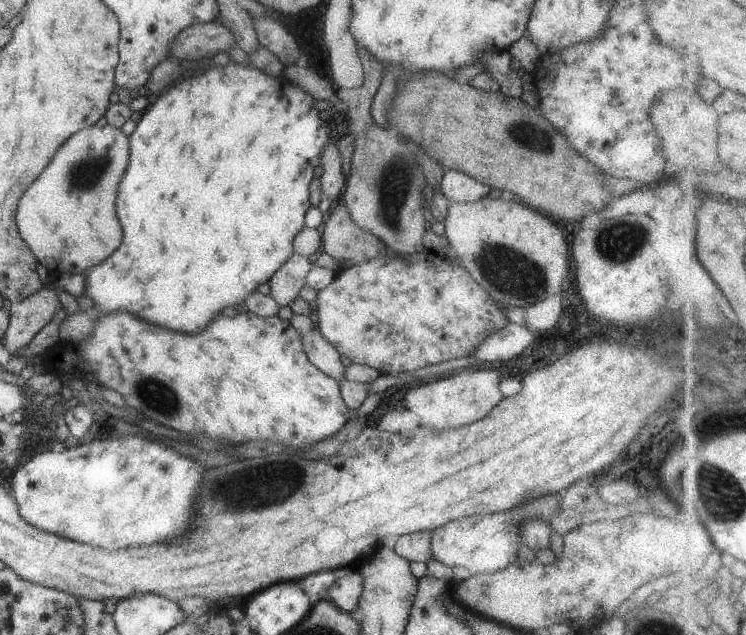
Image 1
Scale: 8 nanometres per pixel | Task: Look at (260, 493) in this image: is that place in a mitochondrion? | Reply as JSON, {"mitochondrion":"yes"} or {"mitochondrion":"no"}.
{"mitochondrion":"yes"}

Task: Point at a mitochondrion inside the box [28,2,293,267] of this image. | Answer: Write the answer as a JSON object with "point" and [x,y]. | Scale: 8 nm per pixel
{"point":[85,173]}

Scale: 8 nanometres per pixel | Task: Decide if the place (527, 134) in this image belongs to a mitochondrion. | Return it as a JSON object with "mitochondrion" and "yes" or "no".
{"mitochondrion":"yes"}

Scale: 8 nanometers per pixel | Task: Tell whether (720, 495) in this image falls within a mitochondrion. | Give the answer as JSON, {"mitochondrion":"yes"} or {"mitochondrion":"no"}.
{"mitochondrion":"yes"}

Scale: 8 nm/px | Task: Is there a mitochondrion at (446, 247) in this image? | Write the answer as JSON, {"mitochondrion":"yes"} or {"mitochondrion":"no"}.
{"mitochondrion":"no"}

